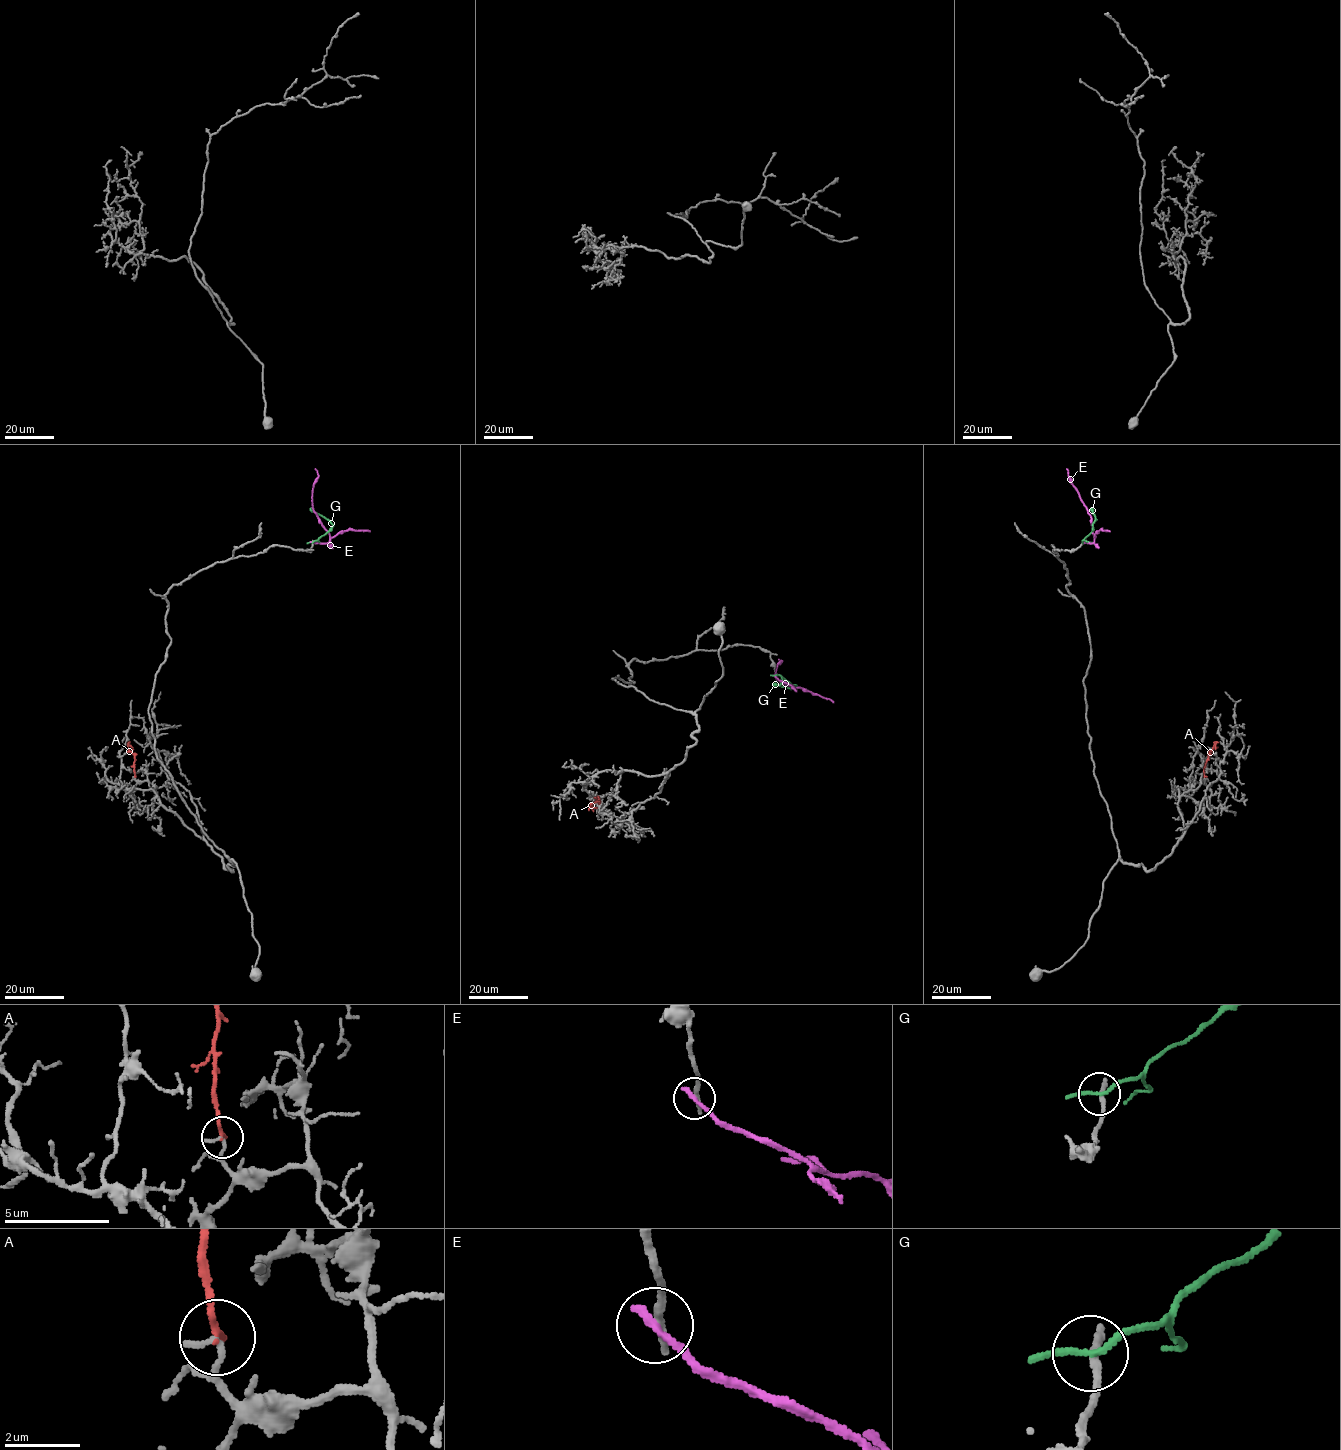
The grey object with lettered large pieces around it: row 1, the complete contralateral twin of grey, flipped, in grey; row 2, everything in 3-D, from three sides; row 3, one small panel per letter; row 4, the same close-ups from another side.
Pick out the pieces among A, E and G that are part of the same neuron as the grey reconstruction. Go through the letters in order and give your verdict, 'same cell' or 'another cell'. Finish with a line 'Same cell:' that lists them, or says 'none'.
A: same cell
E: another cell
G: another cell
Same cell: A

